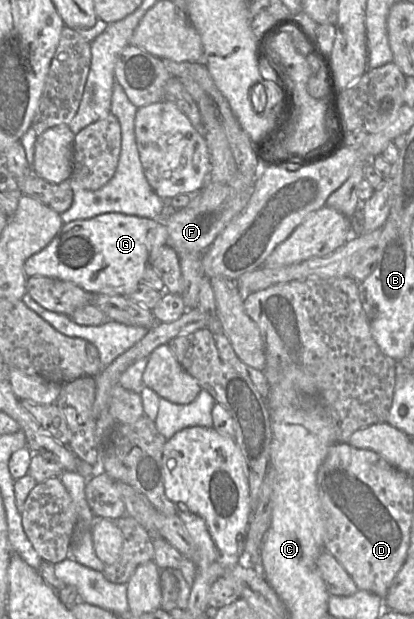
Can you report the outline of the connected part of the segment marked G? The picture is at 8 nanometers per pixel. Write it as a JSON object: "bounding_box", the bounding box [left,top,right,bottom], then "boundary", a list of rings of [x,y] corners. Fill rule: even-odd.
{"bounding_box":[24,213,168,296],"boundary":[[[104,213],[63,224],[51,242],[24,263],[27,277],[47,276],[72,282],[90,293],[127,296],[168,242],[165,223],[122,213]]]}

